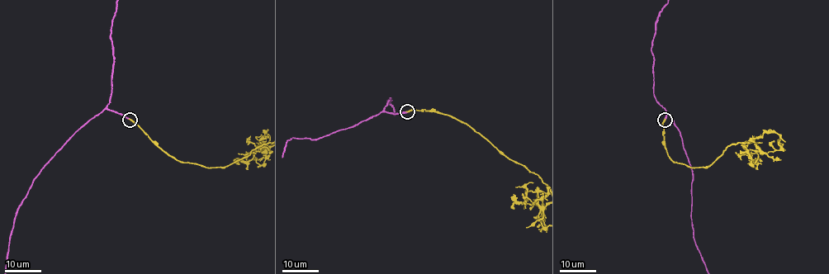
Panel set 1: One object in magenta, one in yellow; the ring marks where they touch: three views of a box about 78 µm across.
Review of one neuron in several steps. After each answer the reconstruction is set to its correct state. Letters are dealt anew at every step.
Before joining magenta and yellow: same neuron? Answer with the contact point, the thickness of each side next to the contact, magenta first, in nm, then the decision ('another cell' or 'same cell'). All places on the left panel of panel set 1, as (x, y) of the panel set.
place (130, 120); calibres 280 and 320 nm; same cell

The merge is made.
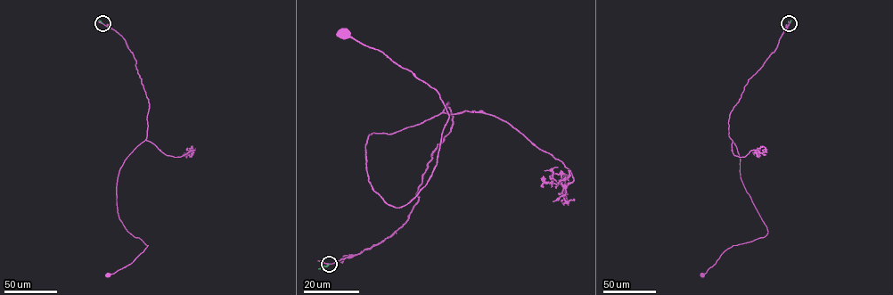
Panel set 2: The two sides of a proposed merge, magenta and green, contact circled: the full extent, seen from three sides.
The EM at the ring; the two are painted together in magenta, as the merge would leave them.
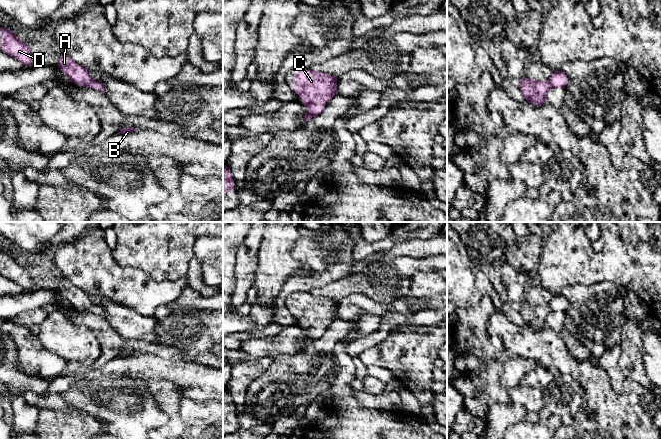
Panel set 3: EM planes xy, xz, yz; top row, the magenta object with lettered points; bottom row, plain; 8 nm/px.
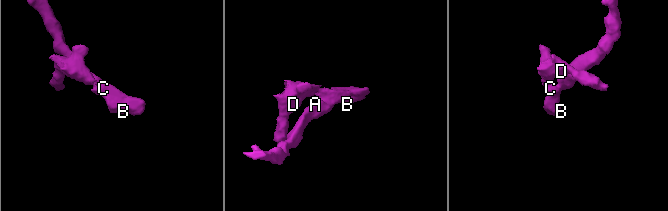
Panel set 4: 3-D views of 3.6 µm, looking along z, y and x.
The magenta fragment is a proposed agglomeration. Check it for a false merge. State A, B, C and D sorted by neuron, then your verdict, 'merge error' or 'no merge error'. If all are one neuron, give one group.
groups A B C D; no merge error

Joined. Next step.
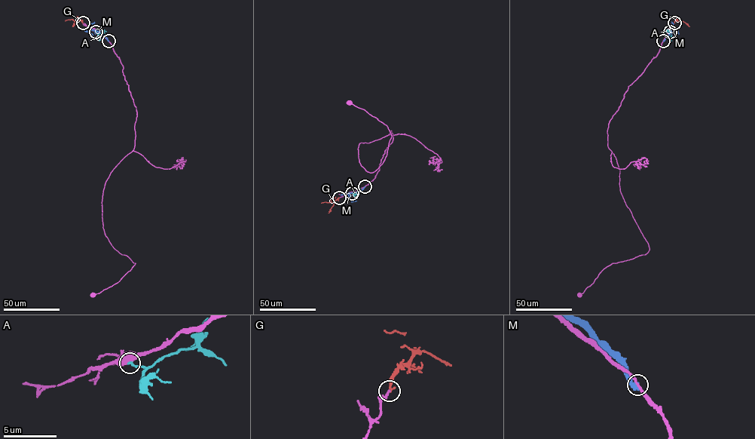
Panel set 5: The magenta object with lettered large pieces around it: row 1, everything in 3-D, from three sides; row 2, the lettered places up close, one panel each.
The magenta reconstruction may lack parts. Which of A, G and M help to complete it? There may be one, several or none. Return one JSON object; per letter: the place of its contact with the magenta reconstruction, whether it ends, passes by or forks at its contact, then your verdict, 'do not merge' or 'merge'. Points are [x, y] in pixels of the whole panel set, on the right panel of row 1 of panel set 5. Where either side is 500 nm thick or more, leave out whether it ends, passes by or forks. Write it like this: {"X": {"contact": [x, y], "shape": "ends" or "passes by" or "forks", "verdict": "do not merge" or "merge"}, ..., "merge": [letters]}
{"A": {"contact": [670, 32], "shape": "ends", "verdict": "do not merge"}, "G": {"contact": [674, 23], "shape": "ends", "verdict": "merge"}, "M": {"contact": [663, 41], "shape": "ends", "verdict": "do not merge"}, "merge": ["G"]}

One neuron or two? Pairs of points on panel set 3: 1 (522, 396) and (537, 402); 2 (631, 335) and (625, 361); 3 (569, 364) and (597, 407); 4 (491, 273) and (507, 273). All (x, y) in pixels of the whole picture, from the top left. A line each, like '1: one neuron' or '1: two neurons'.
1: one neuron
2: one neuron
3: one neuron
4: two neurons

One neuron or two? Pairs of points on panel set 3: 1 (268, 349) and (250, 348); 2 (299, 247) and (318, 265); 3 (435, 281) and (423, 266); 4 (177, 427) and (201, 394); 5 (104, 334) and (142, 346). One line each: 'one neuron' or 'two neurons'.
1: one neuron
2: one neuron
3: two neurons
4: two neurons
5: one neuron

